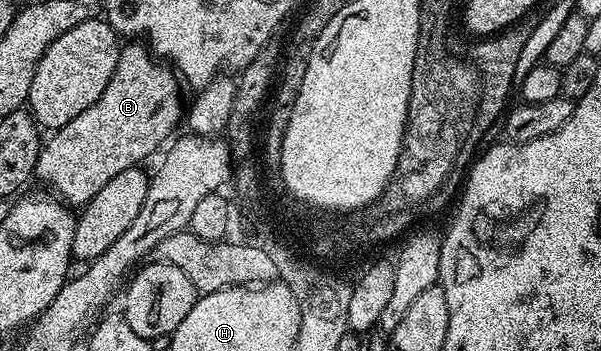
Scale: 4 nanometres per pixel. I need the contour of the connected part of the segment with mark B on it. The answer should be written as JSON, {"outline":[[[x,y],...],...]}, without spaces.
{"outline":[[[125,44],[118,55],[118,67],[114,67],[114,75],[110,75],[98,103],[86,107],[78,119],[55,130],[49,136],[52,138],[41,144],[35,180],[49,185],[44,187],[69,206],[83,207],[114,175],[144,163],[177,132],[176,124],[182,121],[180,85],[181,78],[143,44]]]}

